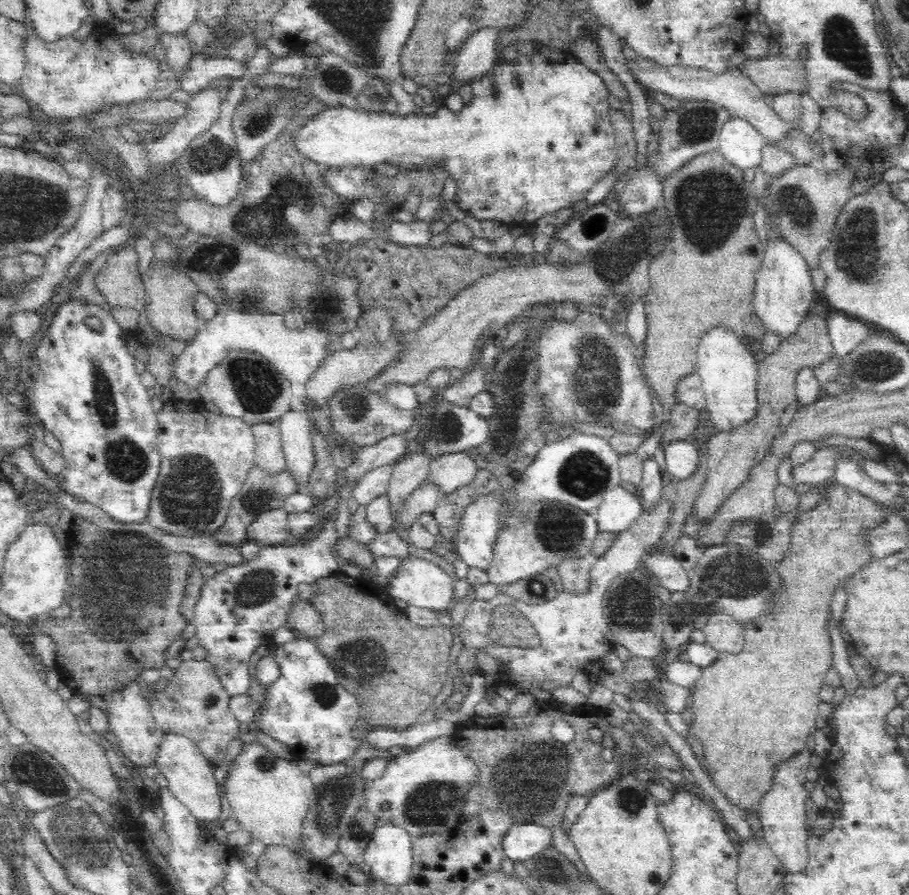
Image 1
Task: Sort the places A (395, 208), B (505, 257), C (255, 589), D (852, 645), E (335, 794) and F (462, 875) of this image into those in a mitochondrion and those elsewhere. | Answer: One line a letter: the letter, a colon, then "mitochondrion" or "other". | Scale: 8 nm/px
A: other
B: other
C: mitochondrion
D: other
E: mitochondrion
F: other

